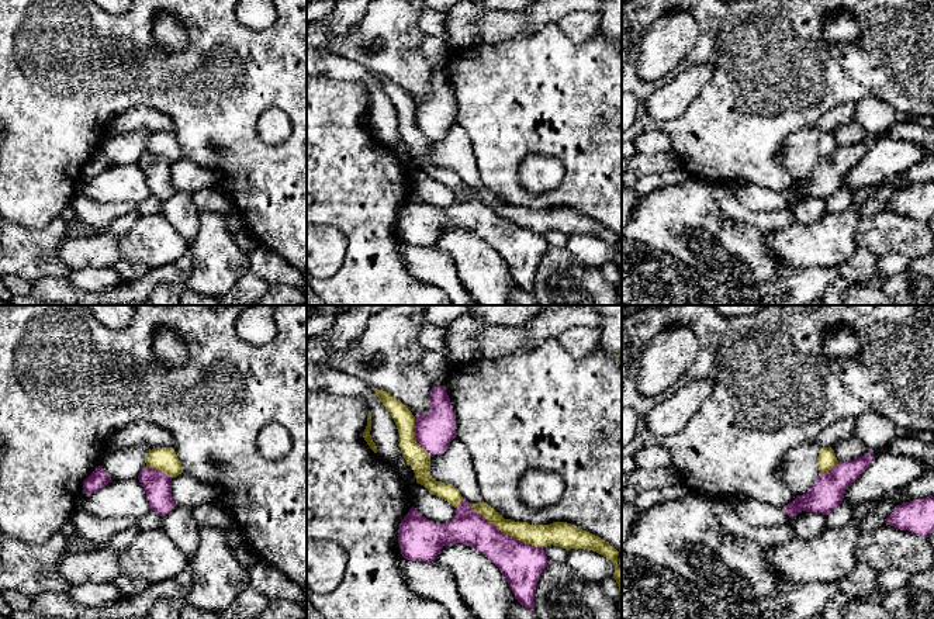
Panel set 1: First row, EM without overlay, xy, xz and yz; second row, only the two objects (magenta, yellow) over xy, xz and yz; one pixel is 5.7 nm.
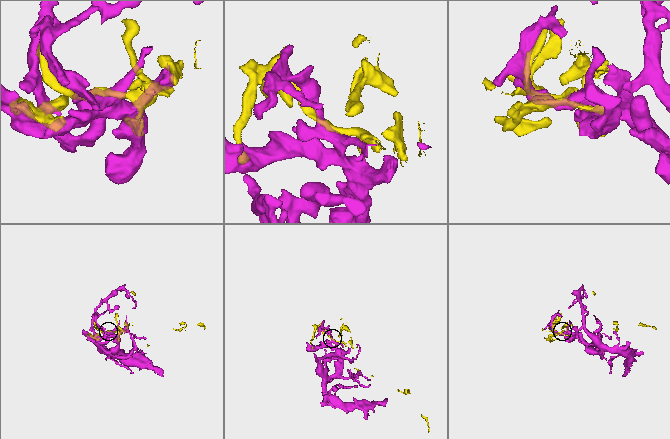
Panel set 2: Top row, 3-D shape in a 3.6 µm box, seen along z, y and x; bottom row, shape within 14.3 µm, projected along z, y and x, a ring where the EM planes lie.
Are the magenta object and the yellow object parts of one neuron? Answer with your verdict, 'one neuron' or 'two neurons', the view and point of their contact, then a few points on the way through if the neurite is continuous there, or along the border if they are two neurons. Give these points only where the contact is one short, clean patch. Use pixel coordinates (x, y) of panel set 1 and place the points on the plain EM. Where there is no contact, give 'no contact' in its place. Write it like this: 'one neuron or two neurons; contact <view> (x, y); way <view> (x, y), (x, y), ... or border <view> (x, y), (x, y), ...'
two neurons; contact xz (505, 218)

